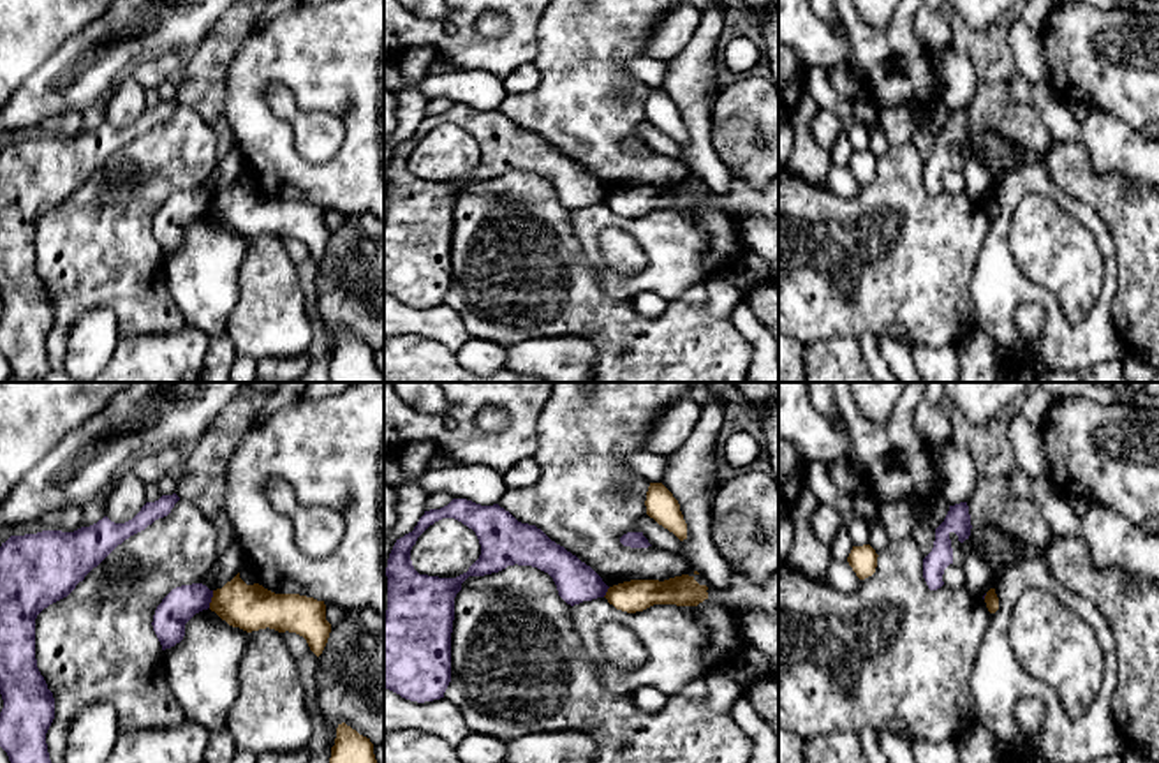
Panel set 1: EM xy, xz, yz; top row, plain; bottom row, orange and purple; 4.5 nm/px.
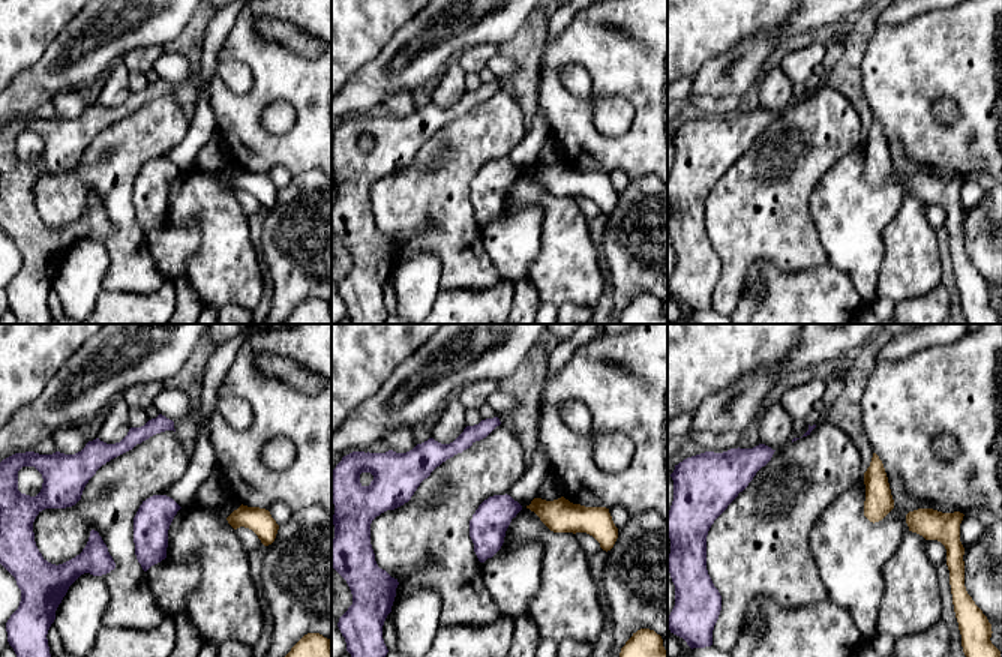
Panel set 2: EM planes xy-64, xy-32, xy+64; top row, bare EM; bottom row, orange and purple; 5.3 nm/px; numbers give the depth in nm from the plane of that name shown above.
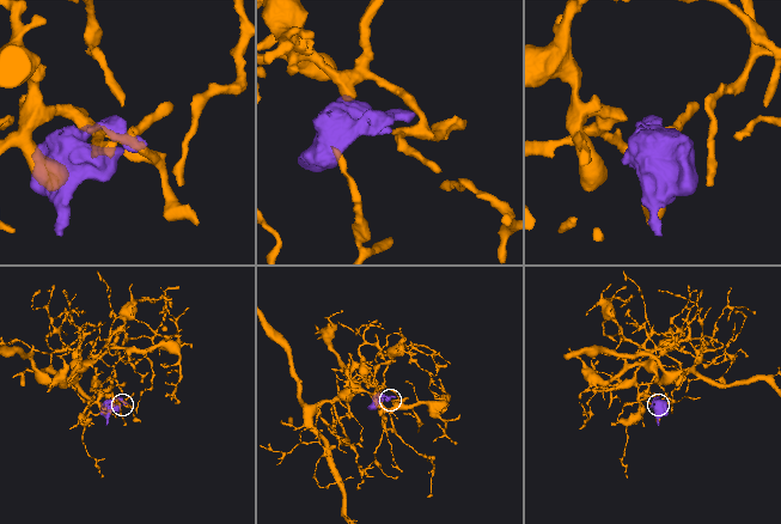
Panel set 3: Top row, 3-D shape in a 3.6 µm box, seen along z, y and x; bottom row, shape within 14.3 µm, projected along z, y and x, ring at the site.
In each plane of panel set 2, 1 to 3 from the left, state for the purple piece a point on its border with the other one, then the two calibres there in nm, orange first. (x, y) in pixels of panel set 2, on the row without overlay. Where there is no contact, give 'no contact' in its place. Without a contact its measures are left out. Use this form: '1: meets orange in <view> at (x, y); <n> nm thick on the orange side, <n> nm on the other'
1: no contact
2: no contact
3: no contact

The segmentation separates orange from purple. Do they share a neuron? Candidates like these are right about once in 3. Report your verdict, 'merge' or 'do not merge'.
do not merge

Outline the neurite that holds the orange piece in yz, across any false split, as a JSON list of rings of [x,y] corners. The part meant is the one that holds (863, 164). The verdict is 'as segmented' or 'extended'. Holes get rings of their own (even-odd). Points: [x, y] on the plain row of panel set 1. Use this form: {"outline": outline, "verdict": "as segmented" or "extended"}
{"outline": [[[870,150],[853,152],[847,167],[860,185],[865,185],[875,178],[877,159]]], "verdict": "as segmented"}

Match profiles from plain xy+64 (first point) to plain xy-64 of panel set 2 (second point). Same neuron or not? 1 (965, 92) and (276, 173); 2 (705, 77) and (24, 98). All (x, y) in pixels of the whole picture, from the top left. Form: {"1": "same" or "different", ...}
{"1": "different", "2": "same"}

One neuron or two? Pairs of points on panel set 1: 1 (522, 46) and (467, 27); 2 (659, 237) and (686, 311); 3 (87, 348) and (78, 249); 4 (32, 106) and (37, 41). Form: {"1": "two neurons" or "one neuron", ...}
{"1": "one neuron", "2": "two neurons", "3": "two neurons", "4": "two neurons"}

